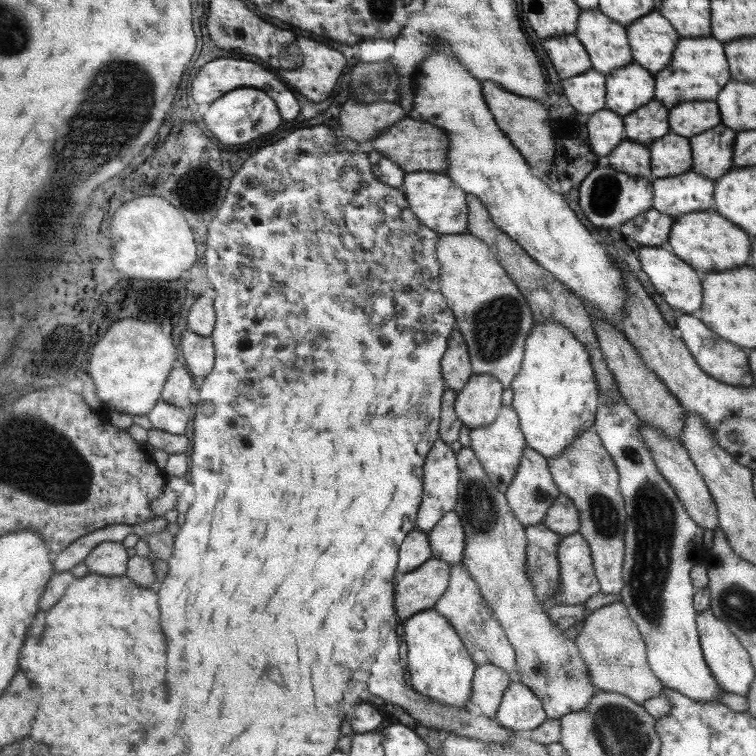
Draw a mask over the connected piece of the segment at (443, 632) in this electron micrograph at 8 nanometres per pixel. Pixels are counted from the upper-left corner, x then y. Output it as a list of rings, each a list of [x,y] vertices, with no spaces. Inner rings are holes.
[[[428,609],[404,621],[408,646],[408,672],[416,692],[432,697],[443,705],[465,707],[470,700],[477,665],[451,622],[436,609]]]

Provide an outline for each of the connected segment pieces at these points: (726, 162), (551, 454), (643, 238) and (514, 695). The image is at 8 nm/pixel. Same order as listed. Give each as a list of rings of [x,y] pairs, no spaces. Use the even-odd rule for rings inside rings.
[[[720,124],[720,128],[712,128],[712,132],[704,132],[700,136],[689,138],[692,140],[694,166],[692,171],[708,177],[710,180],[718,180],[732,168],[734,158],[734,138],[736,132]]]
[[[548,321],[535,324],[526,344],[522,371],[512,380],[512,406],[519,415],[527,446],[547,458],[556,458],[576,437],[594,426],[599,405],[599,385],[590,355],[564,325]]]
[[[651,208],[624,223],[617,230],[626,238],[638,242],[640,246],[663,247],[664,242],[668,242],[668,236],[671,236],[672,219]]]
[[[511,681],[510,687],[504,693],[503,700],[499,704],[497,720],[501,725],[512,732],[524,731],[530,732],[538,728],[549,716],[543,708],[543,701],[531,691],[527,685],[522,684],[520,681]]]

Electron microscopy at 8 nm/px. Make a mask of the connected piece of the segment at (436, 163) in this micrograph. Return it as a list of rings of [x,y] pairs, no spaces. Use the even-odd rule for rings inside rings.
[[[409,116],[388,128],[378,138],[368,144],[370,149],[379,150],[389,159],[400,164],[404,172],[428,171],[446,173],[448,171],[448,154],[451,148],[451,138],[443,128],[429,122],[414,120]]]

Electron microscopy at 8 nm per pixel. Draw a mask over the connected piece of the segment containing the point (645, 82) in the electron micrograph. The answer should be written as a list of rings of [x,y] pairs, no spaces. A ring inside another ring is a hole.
[[[633,61],[607,75],[606,108],[625,117],[655,100],[655,75]]]

